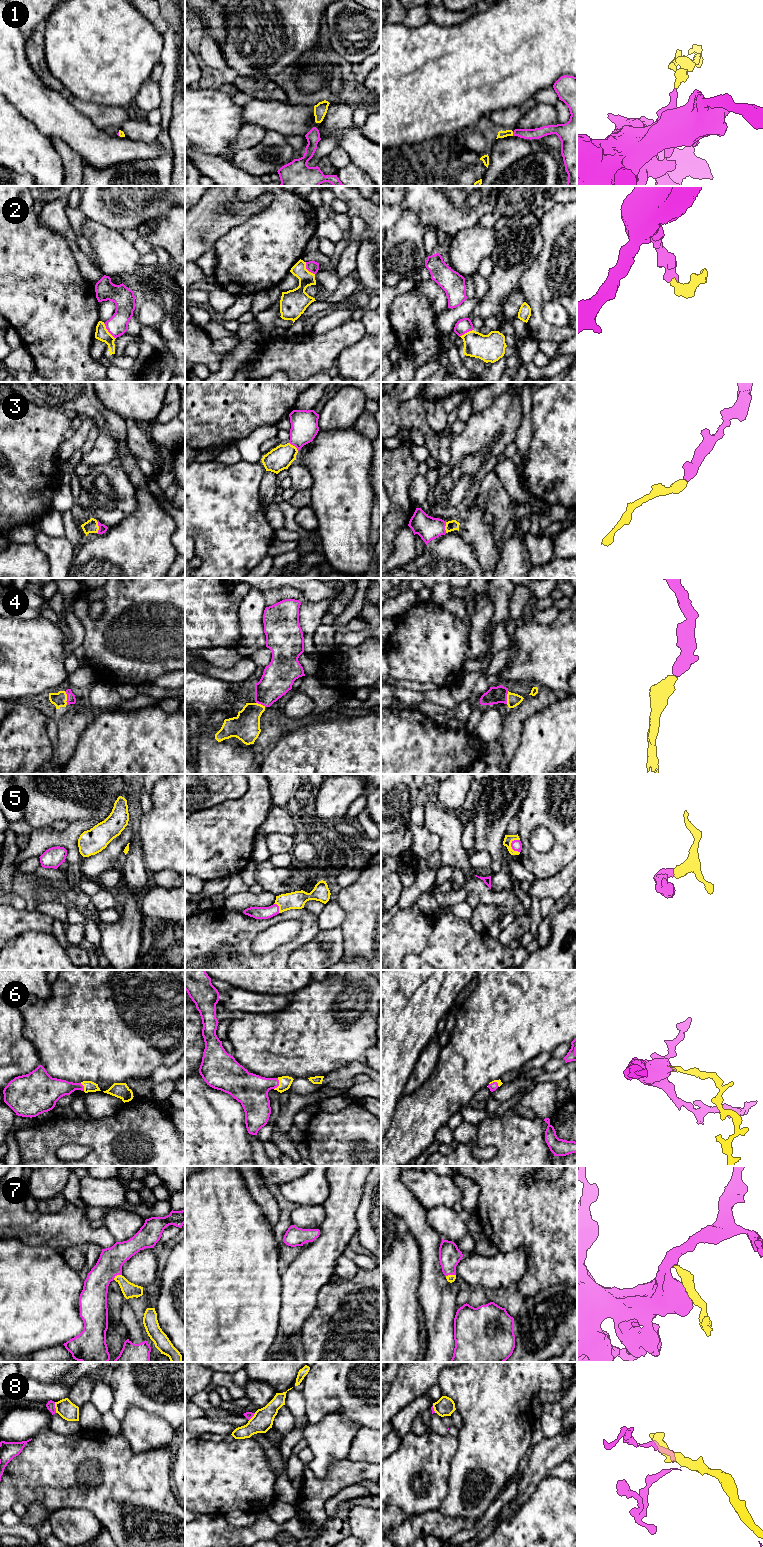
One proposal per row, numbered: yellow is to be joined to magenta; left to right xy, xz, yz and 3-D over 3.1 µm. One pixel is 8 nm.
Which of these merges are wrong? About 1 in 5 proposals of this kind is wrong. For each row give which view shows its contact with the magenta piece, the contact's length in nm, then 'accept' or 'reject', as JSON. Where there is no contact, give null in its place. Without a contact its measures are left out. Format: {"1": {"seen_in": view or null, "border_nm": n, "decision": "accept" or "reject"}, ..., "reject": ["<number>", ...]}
{"1": {"seen_in": "yz", "border_nm": 30, "decision": "accept"}, "2": {"seen_in": "xy", "border_nm": 160, "decision": "reject"}, "3": {"seen_in": "xy", "border_nm": 100, "decision": "accept"}, "4": {"seen_in": "xy", "border_nm": 110, "decision": "accept"}, "5": {"seen_in": "yz", "border_nm": 120, "decision": "accept"}, "6": {"seen_in": "xz", "border_nm": 100, "decision": "accept"}, "7": {"seen_in": "xy", "border_nm": 80, "decision": "accept"}, "8": {"seen_in": "xy", "border_nm": 90, "decision": "reject"}, "reject": ["2", "8"]}

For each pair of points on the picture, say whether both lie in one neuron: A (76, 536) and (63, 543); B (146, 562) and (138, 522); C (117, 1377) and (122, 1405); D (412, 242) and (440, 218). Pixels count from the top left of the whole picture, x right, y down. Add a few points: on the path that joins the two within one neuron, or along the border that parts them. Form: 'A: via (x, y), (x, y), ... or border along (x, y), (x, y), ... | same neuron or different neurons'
A: border along (64, 536), (69, 540), (75, 551) | different neurons
B: via (141, 552), (141, 532) | same neuron
C: via (122, 1384), (122, 1398) | same neuron
D: border along (411, 211), (425, 230) | different neurons

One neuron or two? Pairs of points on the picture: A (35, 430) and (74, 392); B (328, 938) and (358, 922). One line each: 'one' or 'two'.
A: two
B: two

